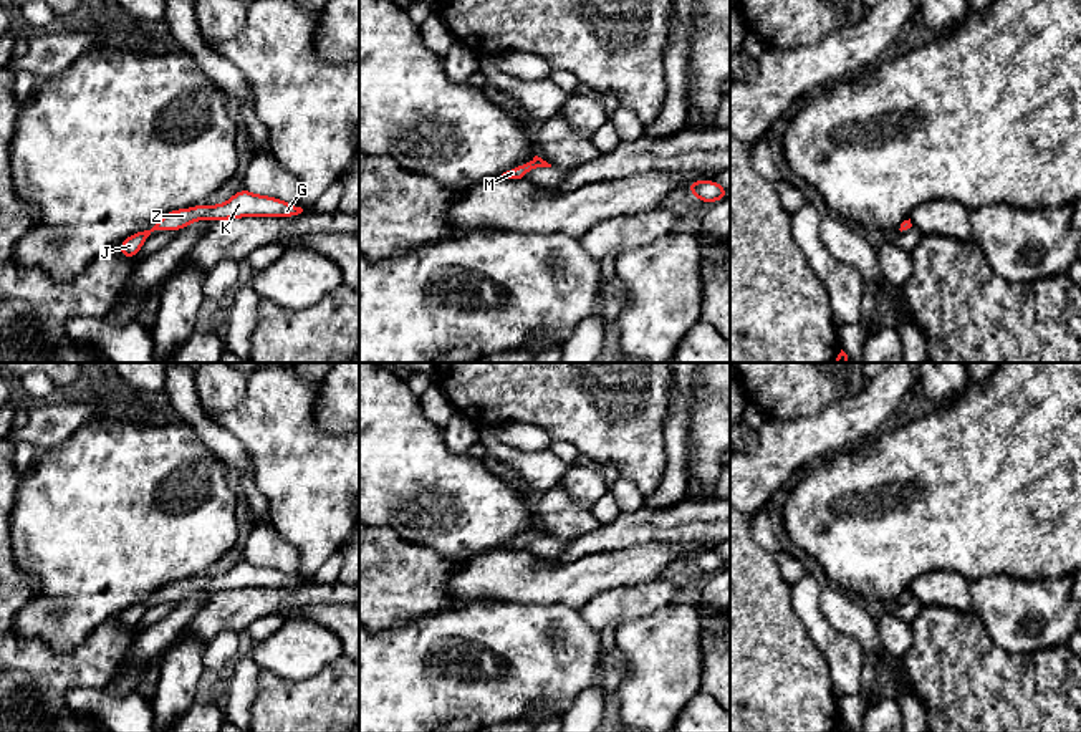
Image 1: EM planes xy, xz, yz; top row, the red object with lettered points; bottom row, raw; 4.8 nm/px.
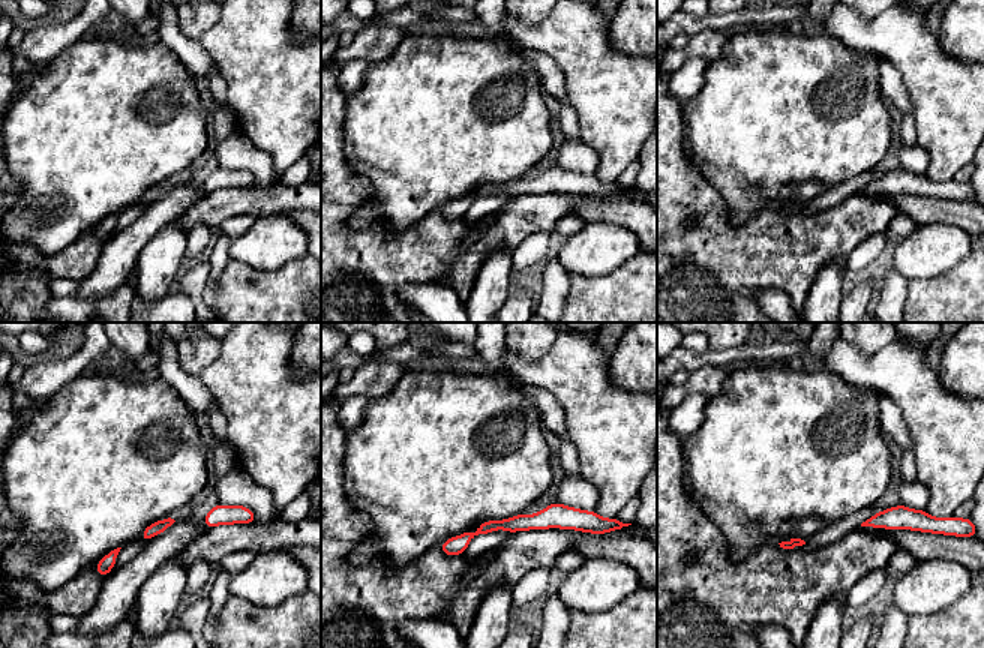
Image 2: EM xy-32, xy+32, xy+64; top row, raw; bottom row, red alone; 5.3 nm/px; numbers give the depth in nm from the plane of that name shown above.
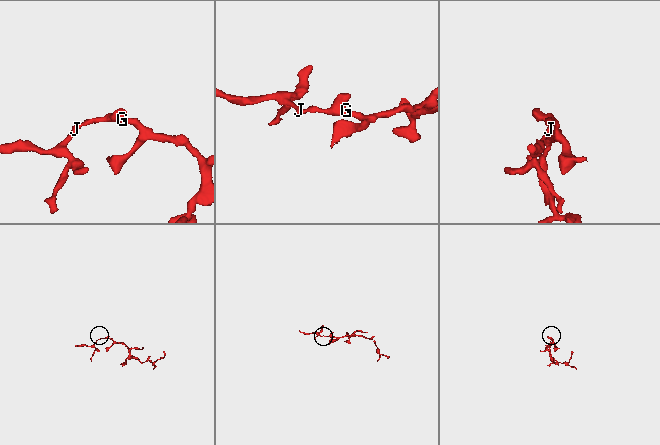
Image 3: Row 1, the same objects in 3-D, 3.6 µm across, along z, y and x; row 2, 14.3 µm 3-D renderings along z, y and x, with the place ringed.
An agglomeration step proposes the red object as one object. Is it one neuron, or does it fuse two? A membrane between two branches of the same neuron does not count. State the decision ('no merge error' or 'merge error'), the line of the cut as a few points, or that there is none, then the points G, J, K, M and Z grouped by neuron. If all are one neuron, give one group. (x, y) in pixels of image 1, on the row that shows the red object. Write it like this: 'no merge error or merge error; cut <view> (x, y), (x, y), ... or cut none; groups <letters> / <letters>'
no merge error; cut none; groups G J K M Z

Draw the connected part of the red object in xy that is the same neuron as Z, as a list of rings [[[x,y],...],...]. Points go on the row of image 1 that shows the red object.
[[[242,189],[232,195],[225,204],[217,205],[195,205],[190,209],[177,209],[157,220],[156,225],[126,237],[121,245],[121,255],[124,258],[136,257],[146,242],[157,230],[180,230],[197,220],[227,220],[240,217],[295,217],[303,209],[276,197],[257,195],[247,189]]]

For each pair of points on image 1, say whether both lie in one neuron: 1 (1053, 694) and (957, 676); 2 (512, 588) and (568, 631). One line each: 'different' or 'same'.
1: same
2: different

